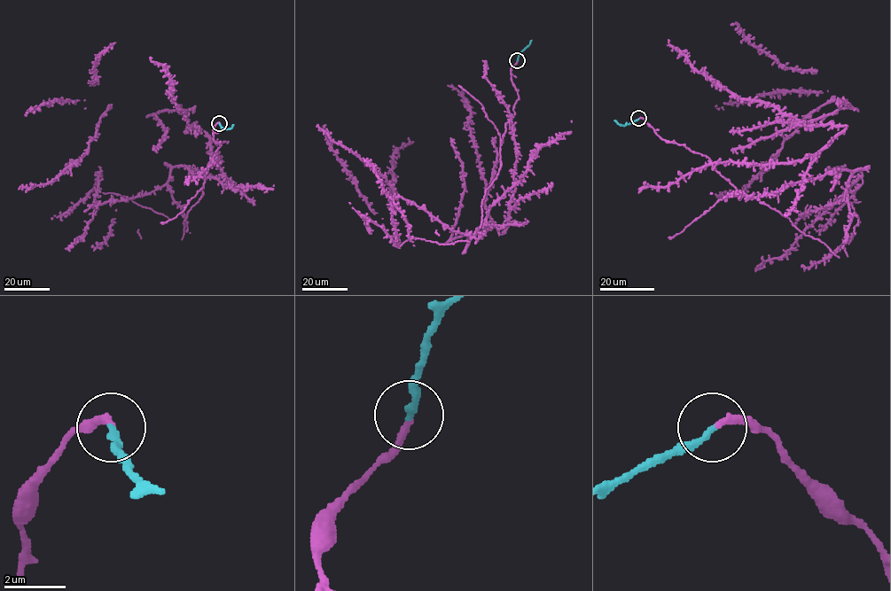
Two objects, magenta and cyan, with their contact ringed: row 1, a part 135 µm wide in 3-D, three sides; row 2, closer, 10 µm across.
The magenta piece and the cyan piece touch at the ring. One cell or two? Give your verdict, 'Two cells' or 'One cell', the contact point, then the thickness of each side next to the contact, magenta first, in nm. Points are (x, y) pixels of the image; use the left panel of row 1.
One cell. Place: (219, 123). Thickness 240 nm (magenta) against 240 nm

